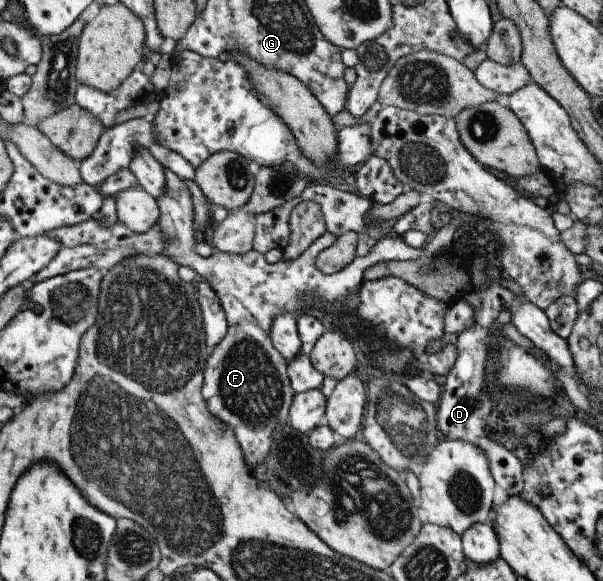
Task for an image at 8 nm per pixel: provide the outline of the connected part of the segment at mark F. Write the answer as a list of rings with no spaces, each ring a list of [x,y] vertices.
[[[164,169],[166,177],[166,190],[156,199],[160,214],[158,224],[166,237],[168,243],[161,254],[171,256],[176,264],[180,266],[192,267],[203,279],[206,279],[211,287],[214,287],[215,293],[219,296],[222,308],[224,309],[227,320],[227,333],[225,337],[211,350],[209,353],[204,371],[205,383],[203,383],[203,397],[207,401],[207,407],[213,415],[217,415],[221,421],[225,421],[227,425],[233,427],[237,441],[245,453],[245,462],[248,465],[257,465],[263,463],[265,455],[269,453],[271,434],[277,426],[282,426],[290,414],[290,405],[292,404],[294,395],[293,388],[290,384],[290,379],[287,371],[288,361],[273,347],[270,338],[270,329],[273,318],[276,315],[288,311],[294,315],[295,311],[301,311],[309,305],[321,307],[325,303],[335,303],[336,299],[345,299],[345,296],[351,295],[354,291],[359,289],[359,285],[364,281],[364,271],[378,262],[385,262],[386,260],[416,260],[419,257],[429,258],[433,257],[437,252],[443,248],[449,249],[452,242],[455,240],[455,231],[464,221],[475,222],[478,221],[478,216],[467,216],[466,214],[459,214],[457,218],[451,220],[452,223],[443,226],[436,236],[429,241],[422,249],[415,249],[409,247],[404,243],[401,235],[397,239],[391,237],[382,237],[374,248],[365,257],[356,257],[353,263],[346,265],[341,271],[334,274],[325,275],[320,272],[316,266],[316,257],[325,248],[331,247],[336,235],[331,232],[325,232],[320,235],[303,253],[300,253],[292,260],[279,260],[274,264],[266,260],[265,254],[260,254],[253,249],[242,254],[225,253],[222,251],[215,251],[209,257],[201,257],[194,250],[195,233],[192,232],[192,215],[194,214],[192,197],[187,185],[179,176]]]

